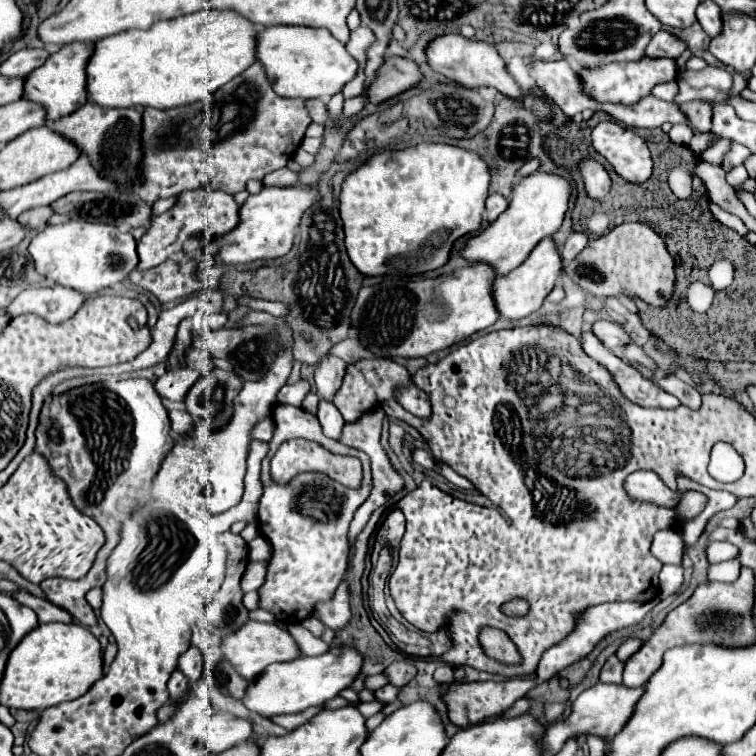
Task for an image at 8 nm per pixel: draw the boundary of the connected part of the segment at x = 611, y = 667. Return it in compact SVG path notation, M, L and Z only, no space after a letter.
M612 654L606 664L602 666L600 672L600 682L612 682L612 684L622 684L622 670L624 670L624 662L618 660L616 654Z

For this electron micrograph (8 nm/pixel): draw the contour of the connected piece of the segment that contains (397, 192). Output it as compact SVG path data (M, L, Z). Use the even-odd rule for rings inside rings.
M418 144L414 148L406 148L400 152L382 152L374 154L360 170L350 174L342 186L340 194L340 216L344 222L344 232L346 232L346 250L352 260L352 264L362 272L364 276L418 276L424 272L432 272L436 268L442 268L450 260L450 252L454 248L454 242L466 234L474 234L482 228L482 212L484 212L484 202L488 196L488 182L490 182L490 172L486 162L468 150L448 146L448 144Z

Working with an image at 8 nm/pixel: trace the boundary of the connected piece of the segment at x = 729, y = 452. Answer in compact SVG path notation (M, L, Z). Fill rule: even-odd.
M726 442L714 444L708 464L708 472L714 480L732 482L739 479L744 474L744 470L742 456L730 444Z

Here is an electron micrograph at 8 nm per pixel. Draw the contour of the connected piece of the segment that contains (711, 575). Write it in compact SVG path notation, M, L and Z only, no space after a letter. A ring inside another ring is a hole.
M740 558L712 564L708 568L708 580L710 582L734 582L740 574Z

